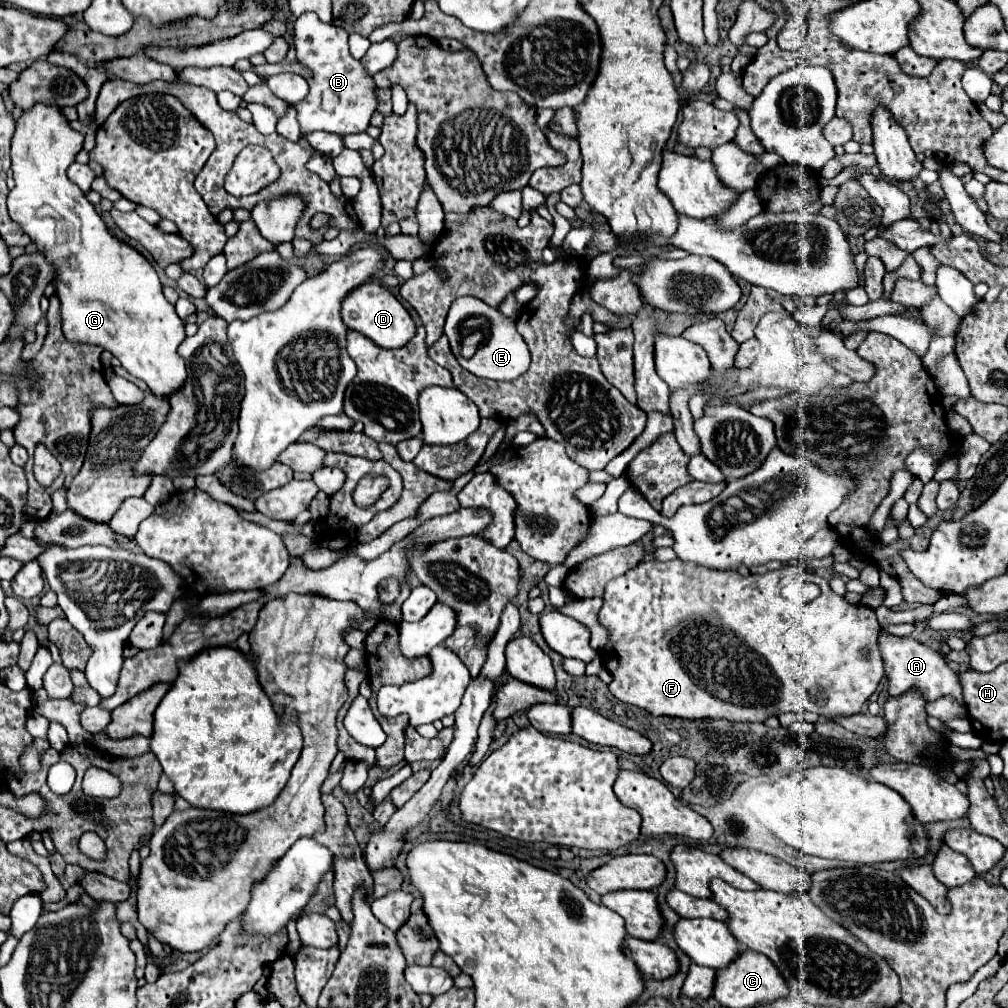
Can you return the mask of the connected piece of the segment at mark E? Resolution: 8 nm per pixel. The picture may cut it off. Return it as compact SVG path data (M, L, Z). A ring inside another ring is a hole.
M460 297L452 303L448 317L446 317L444 333L450 339L450 347L458 359L458 363L464 369L468 369L470 373L476 373L478 377L494 379L494 381L512 381L512 379L520 377L522 373L526 373L526 369L530 365L530 351L528 351L528 345L524 343L522 335L516 331L516 321L502 315L496 307L490 307L488 303L480 301L478 297ZM472 333L480 333L482 341L478 343L474 355L470 359L466 359L466 357L462 357L462 343L464 343L464 337L468 337Z

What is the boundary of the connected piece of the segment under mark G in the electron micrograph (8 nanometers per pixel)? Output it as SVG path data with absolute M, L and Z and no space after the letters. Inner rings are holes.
M40 103L22 113L12 137L16 187L8 195L8 213L56 269L52 285L60 299L64 337L72 343L98 345L110 351L130 375L146 381L152 393L168 397L186 379L186 365L176 355L176 347L186 337L184 321L164 297L150 261L112 237L94 205L86 201L84 191L66 177L66 169L74 163L82 143L84 137L70 129L58 107ZM34 209L48 209L54 231L48 235L34 233Z

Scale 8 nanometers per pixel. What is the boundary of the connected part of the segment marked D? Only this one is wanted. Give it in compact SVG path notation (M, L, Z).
M364 283L352 289L352 293L344 297L340 311L342 311L342 321L348 329L364 333L368 339L372 339L378 347L384 349L404 347L416 333L416 325L410 313L404 309L404 305L386 287L378 283Z

